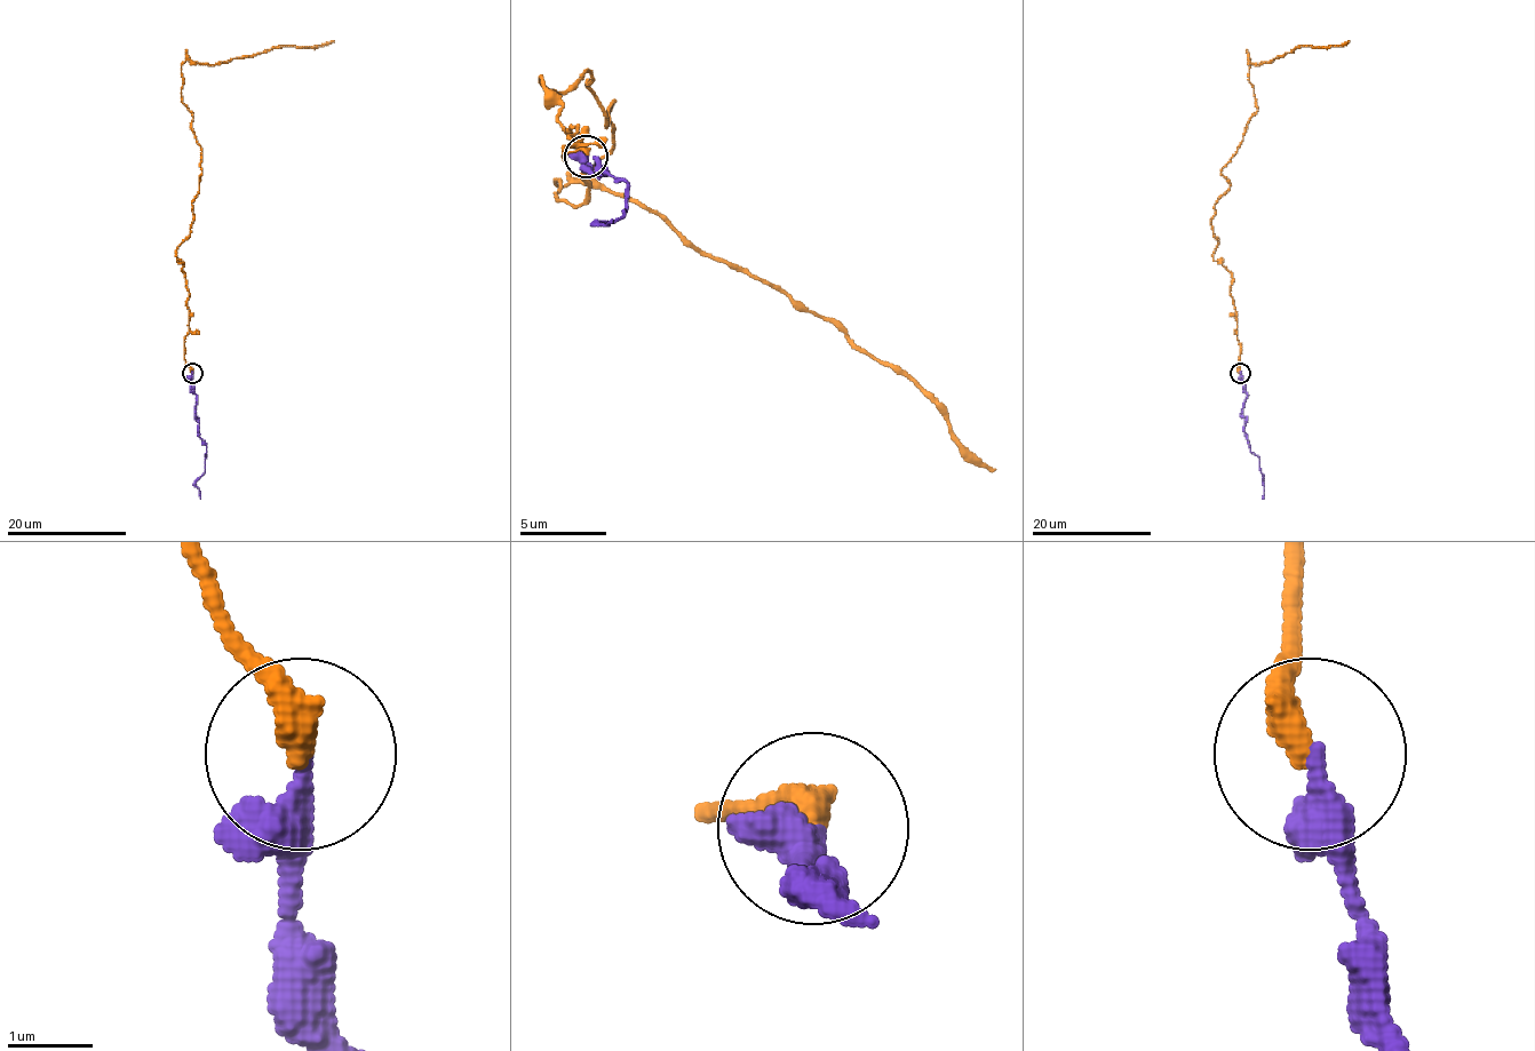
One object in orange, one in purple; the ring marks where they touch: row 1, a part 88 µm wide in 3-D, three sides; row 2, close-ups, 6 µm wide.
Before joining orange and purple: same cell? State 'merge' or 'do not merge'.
do not merge

